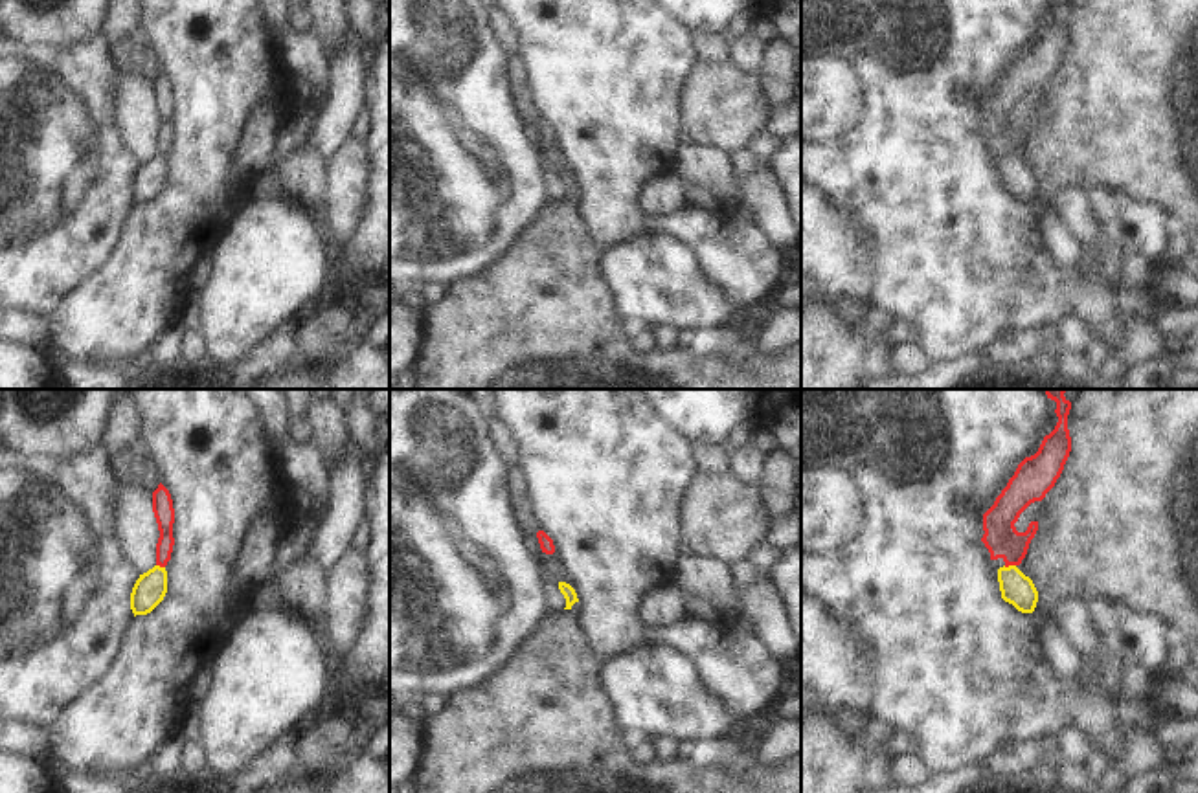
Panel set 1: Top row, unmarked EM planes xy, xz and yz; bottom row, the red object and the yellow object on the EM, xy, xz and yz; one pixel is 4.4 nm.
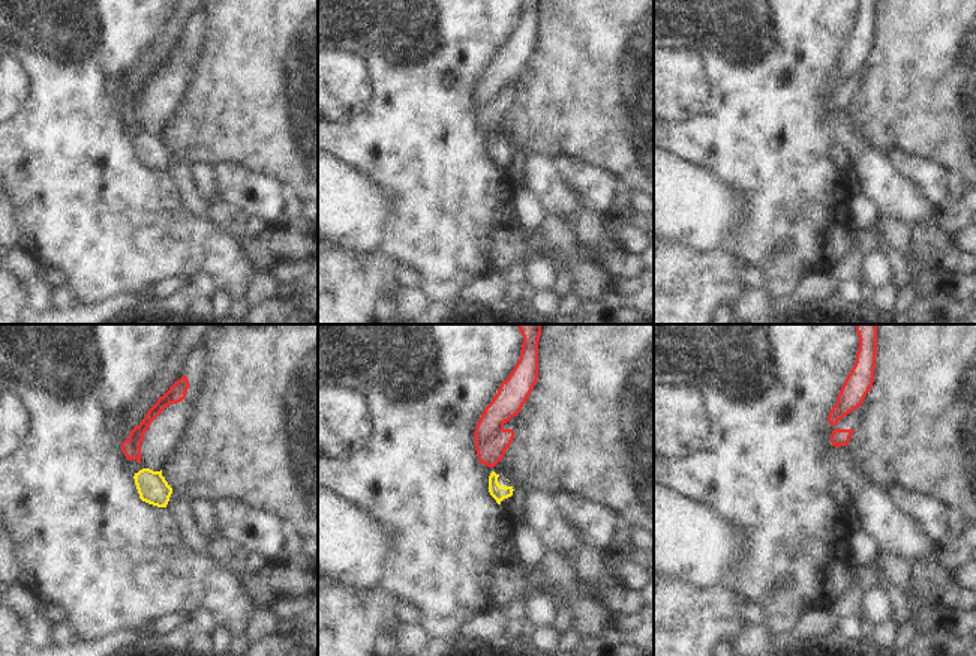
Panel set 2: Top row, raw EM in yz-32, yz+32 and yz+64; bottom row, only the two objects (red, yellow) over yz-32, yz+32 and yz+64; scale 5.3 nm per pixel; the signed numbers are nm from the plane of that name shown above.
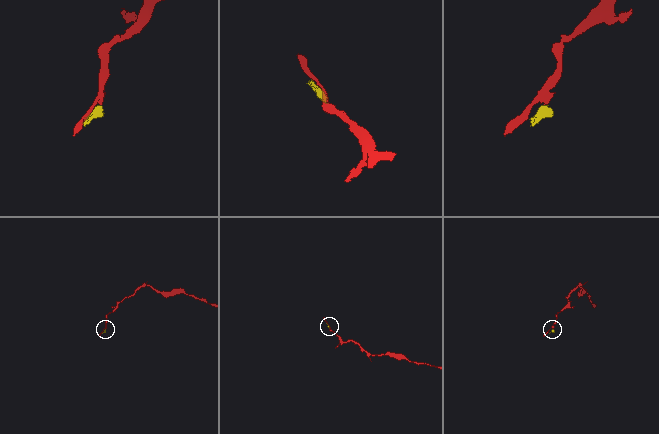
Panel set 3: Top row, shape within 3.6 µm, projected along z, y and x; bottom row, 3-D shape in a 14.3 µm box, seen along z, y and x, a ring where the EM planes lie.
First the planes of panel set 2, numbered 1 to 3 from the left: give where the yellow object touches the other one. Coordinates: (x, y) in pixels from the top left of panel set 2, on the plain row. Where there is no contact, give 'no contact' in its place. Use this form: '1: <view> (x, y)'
1: no contact
2: no contact
3: no contact

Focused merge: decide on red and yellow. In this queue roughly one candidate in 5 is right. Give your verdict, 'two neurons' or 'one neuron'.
two neurons

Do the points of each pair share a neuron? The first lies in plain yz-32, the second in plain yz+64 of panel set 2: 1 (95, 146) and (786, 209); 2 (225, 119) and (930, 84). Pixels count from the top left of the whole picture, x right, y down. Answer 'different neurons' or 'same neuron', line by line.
1: same neuron
2: same neuron

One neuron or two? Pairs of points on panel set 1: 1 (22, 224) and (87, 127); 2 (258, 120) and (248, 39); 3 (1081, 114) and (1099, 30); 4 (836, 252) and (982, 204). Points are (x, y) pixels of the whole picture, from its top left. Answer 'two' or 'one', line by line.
1: one
2: two
3: one
4: two

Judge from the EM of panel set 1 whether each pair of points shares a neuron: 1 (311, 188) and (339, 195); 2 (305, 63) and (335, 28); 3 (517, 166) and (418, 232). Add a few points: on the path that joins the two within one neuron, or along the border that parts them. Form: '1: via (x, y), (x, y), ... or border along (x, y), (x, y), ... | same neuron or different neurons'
1: border along (327, 158), (327, 186), (322, 197) | different neurons
2: border along (307, 28), (320, 41), (327, 55) | different neurons
3: via (517, 201), (515, 210), (480, 245), (452, 245) | same neuron

